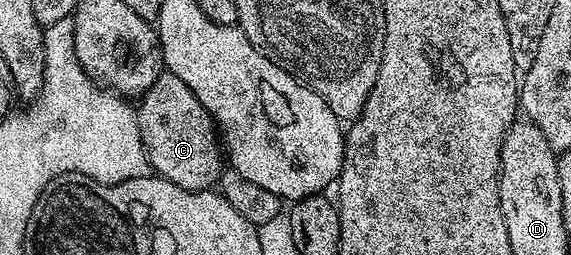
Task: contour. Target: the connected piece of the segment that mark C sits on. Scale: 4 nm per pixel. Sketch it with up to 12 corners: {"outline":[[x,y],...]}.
{"outline":[[167,71],[139,98],[153,174],[219,182],[222,141],[206,107]]}

